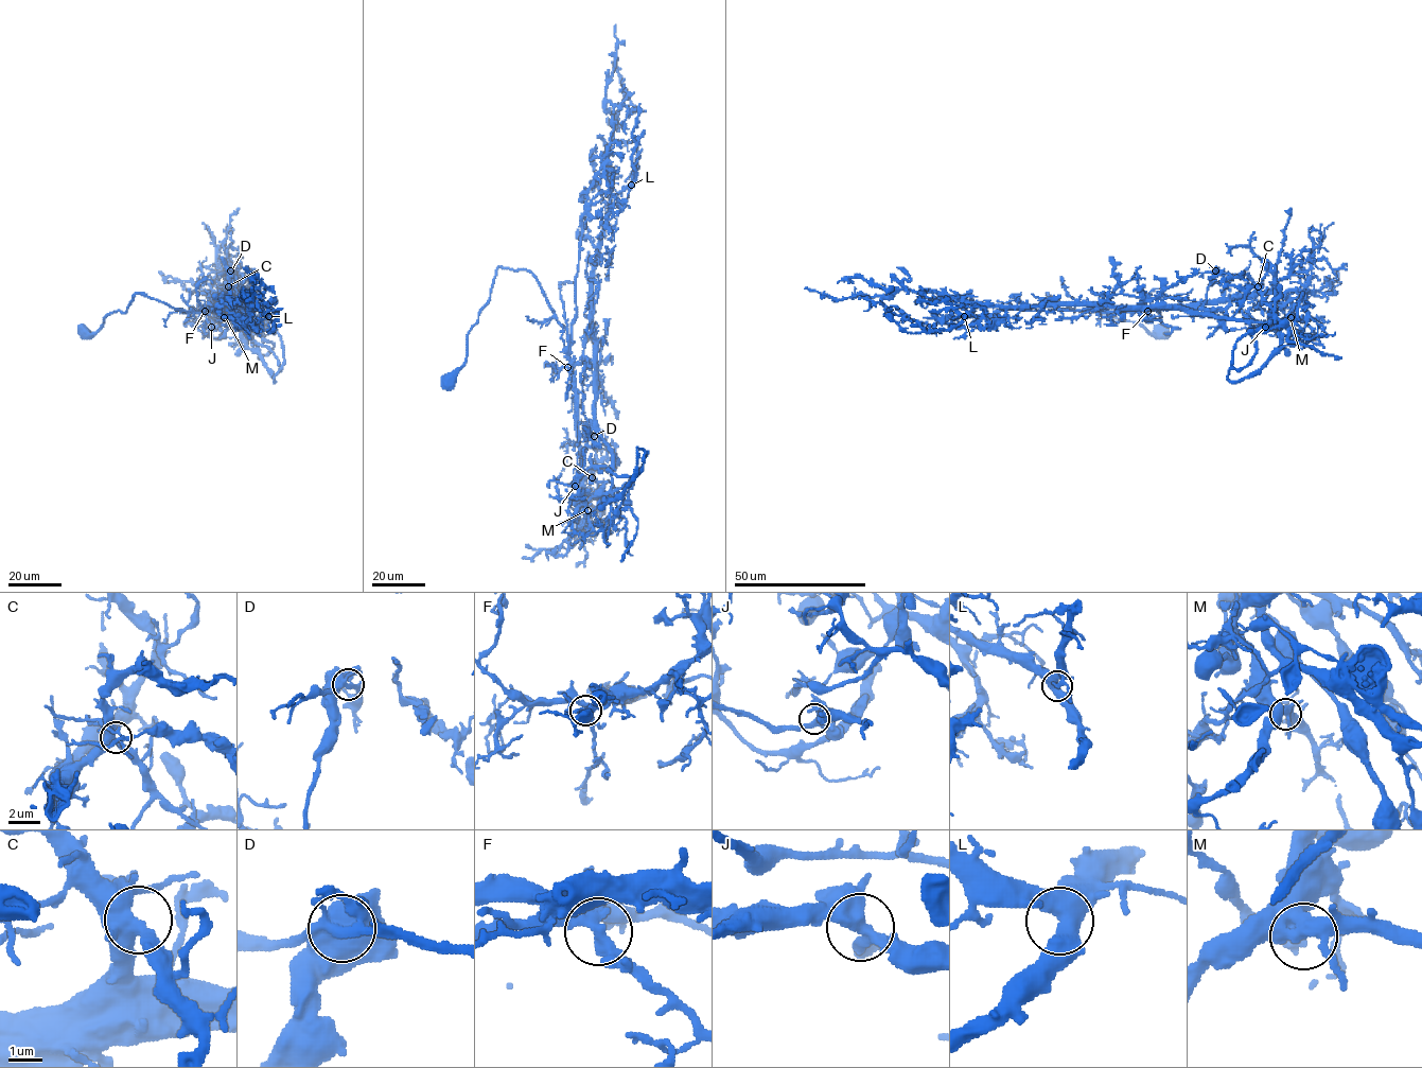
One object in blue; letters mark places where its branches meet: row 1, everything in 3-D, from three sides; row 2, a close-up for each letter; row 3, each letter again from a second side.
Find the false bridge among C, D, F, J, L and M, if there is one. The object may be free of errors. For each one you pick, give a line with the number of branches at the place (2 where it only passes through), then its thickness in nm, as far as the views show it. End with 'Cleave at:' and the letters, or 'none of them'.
D: branches 5; calibre 360 nm
Cleave at: D

